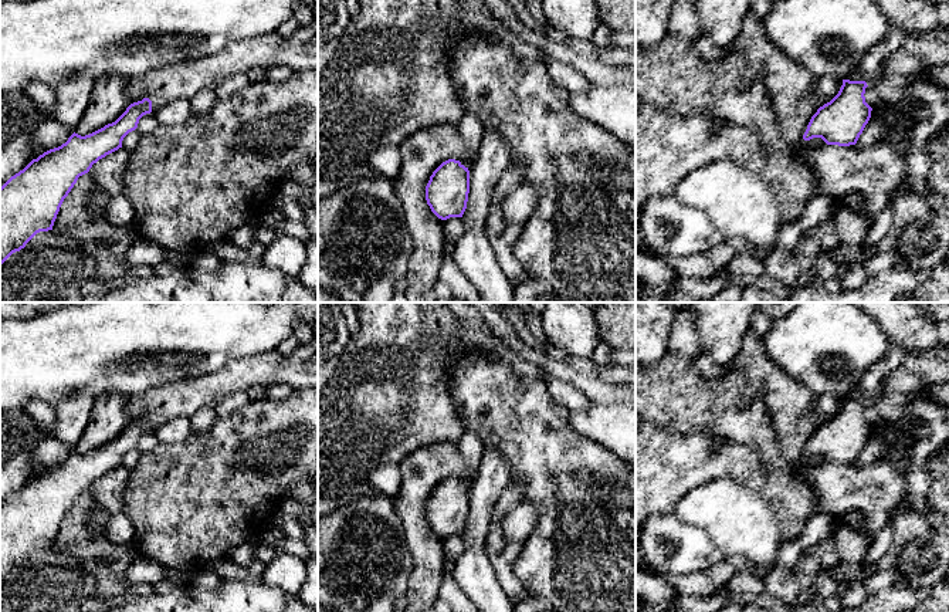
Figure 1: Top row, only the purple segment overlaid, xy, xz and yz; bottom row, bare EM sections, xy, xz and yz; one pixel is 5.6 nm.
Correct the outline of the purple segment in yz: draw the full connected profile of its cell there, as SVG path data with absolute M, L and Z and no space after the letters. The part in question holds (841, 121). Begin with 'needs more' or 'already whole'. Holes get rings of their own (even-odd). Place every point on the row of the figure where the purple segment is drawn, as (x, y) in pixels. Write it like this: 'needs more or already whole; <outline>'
already whole; M843 80L838 94L811 116L803 139L821 138L827 145L855 145L872 111L864 97L867 87L865 81Z

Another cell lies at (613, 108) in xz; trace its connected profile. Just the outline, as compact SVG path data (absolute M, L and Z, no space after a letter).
M592 85L586 92L570 94L572 111L630 146L636 146L636 87Z

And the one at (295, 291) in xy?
M298 277L287 278L287 288L281 302L318 302L318 295L309 291Z

